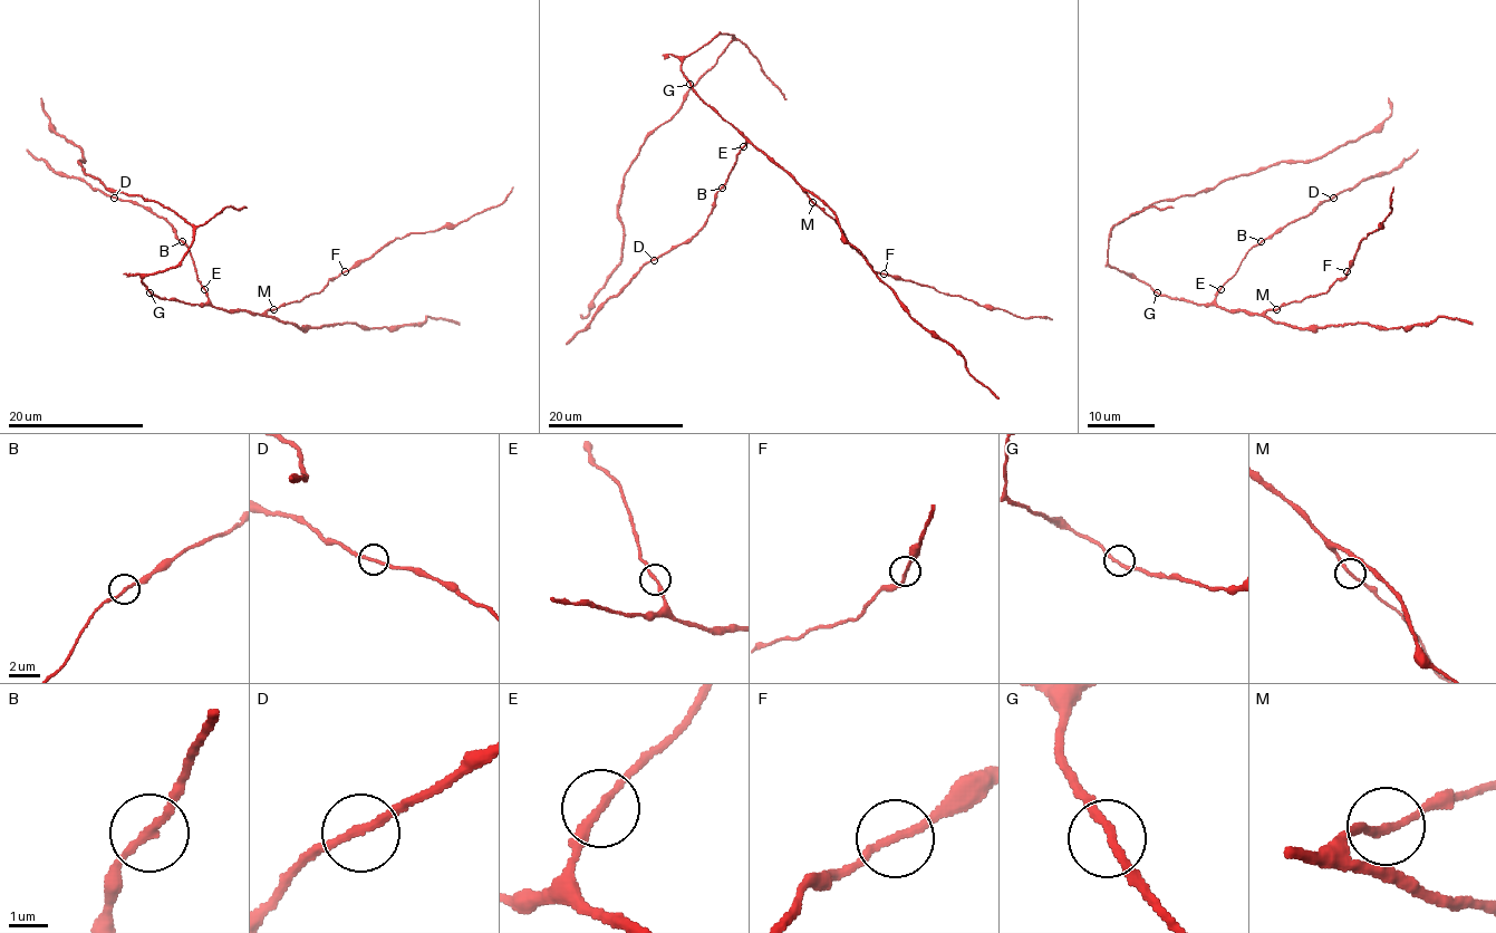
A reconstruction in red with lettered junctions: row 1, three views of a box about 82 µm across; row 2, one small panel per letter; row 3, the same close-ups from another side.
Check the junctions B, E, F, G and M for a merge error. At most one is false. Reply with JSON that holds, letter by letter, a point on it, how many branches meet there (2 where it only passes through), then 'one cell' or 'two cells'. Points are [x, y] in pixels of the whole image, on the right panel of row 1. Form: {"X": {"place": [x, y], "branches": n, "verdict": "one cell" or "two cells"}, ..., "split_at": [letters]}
{"B": {"place": [1261, 241], "branches": 2, "verdict": "one cell"}, "E": {"place": [1221, 289], "branches": 2, "verdict": "one cell"}, "F": {"place": [1347, 271], "branches": 2, "verdict": "one cell"}, "G": {"place": [1157, 292], "branches": 2, "verdict": "one cell"}, "M": {"place": [1276, 309], "branches": 2, "verdict": "one cell"}, "split_at": []}

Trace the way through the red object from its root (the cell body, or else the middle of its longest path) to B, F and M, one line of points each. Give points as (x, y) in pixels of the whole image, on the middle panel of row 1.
B: (691, 82), (693, 88), (746, 137), (721, 186)
F: (691, 82), (707, 104), (770, 156), (837, 222), (847, 241), (876, 271), (884, 273)
M: (691, 82), (707, 104), (770, 156), (812, 202)

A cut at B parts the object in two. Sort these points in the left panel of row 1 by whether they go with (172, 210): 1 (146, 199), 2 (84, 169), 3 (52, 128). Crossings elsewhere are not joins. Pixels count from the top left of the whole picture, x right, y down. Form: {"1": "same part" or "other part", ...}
{"1": "same part", "2": "same part", "3": "same part"}

